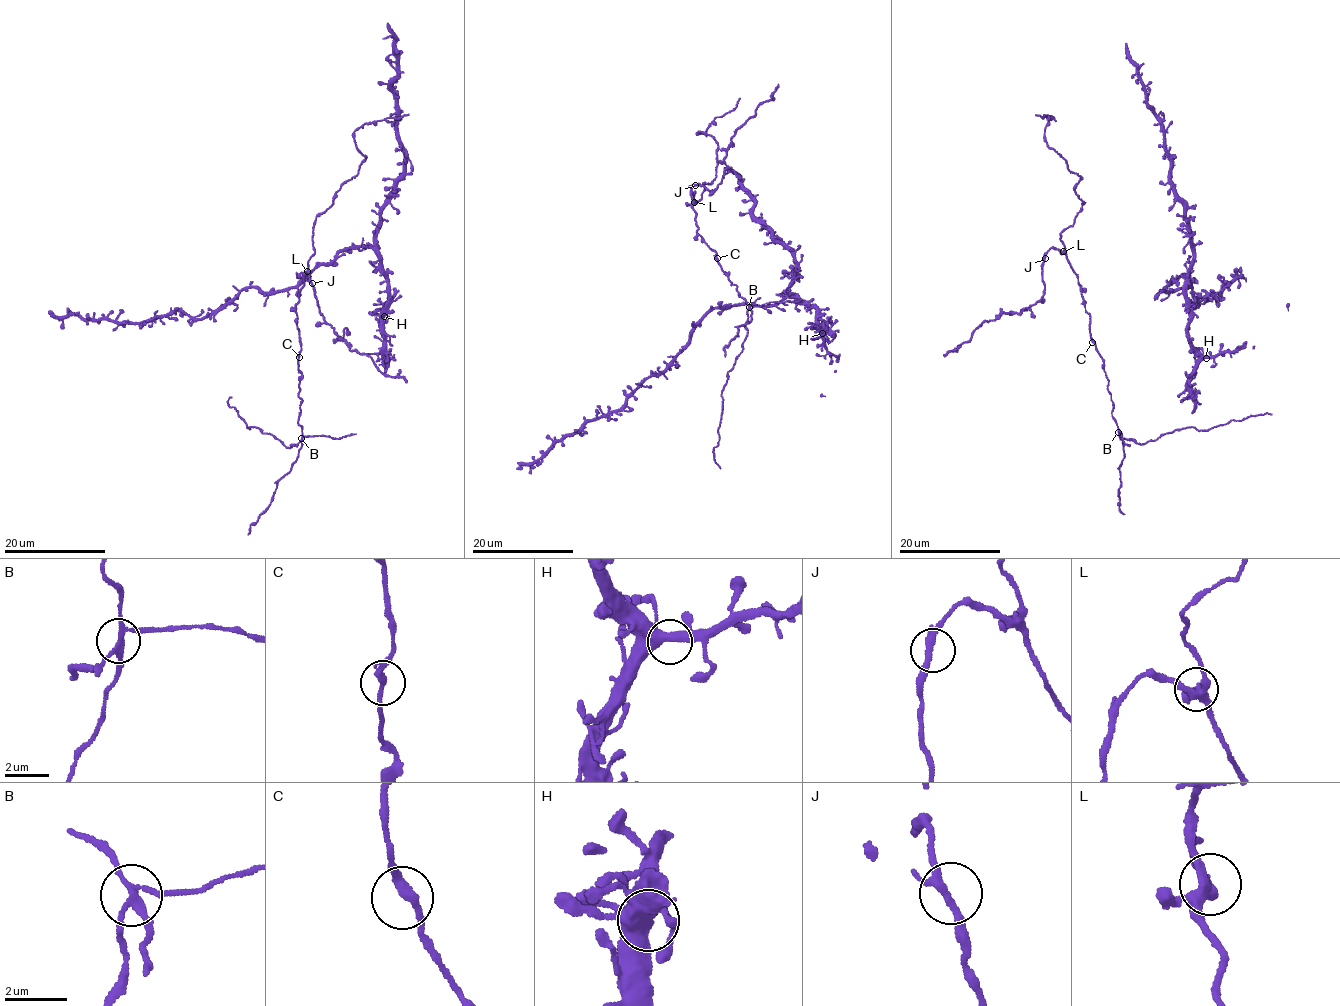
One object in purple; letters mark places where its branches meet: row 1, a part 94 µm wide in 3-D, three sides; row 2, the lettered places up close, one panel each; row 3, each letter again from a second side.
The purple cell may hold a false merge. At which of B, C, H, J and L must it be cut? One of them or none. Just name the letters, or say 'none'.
B

